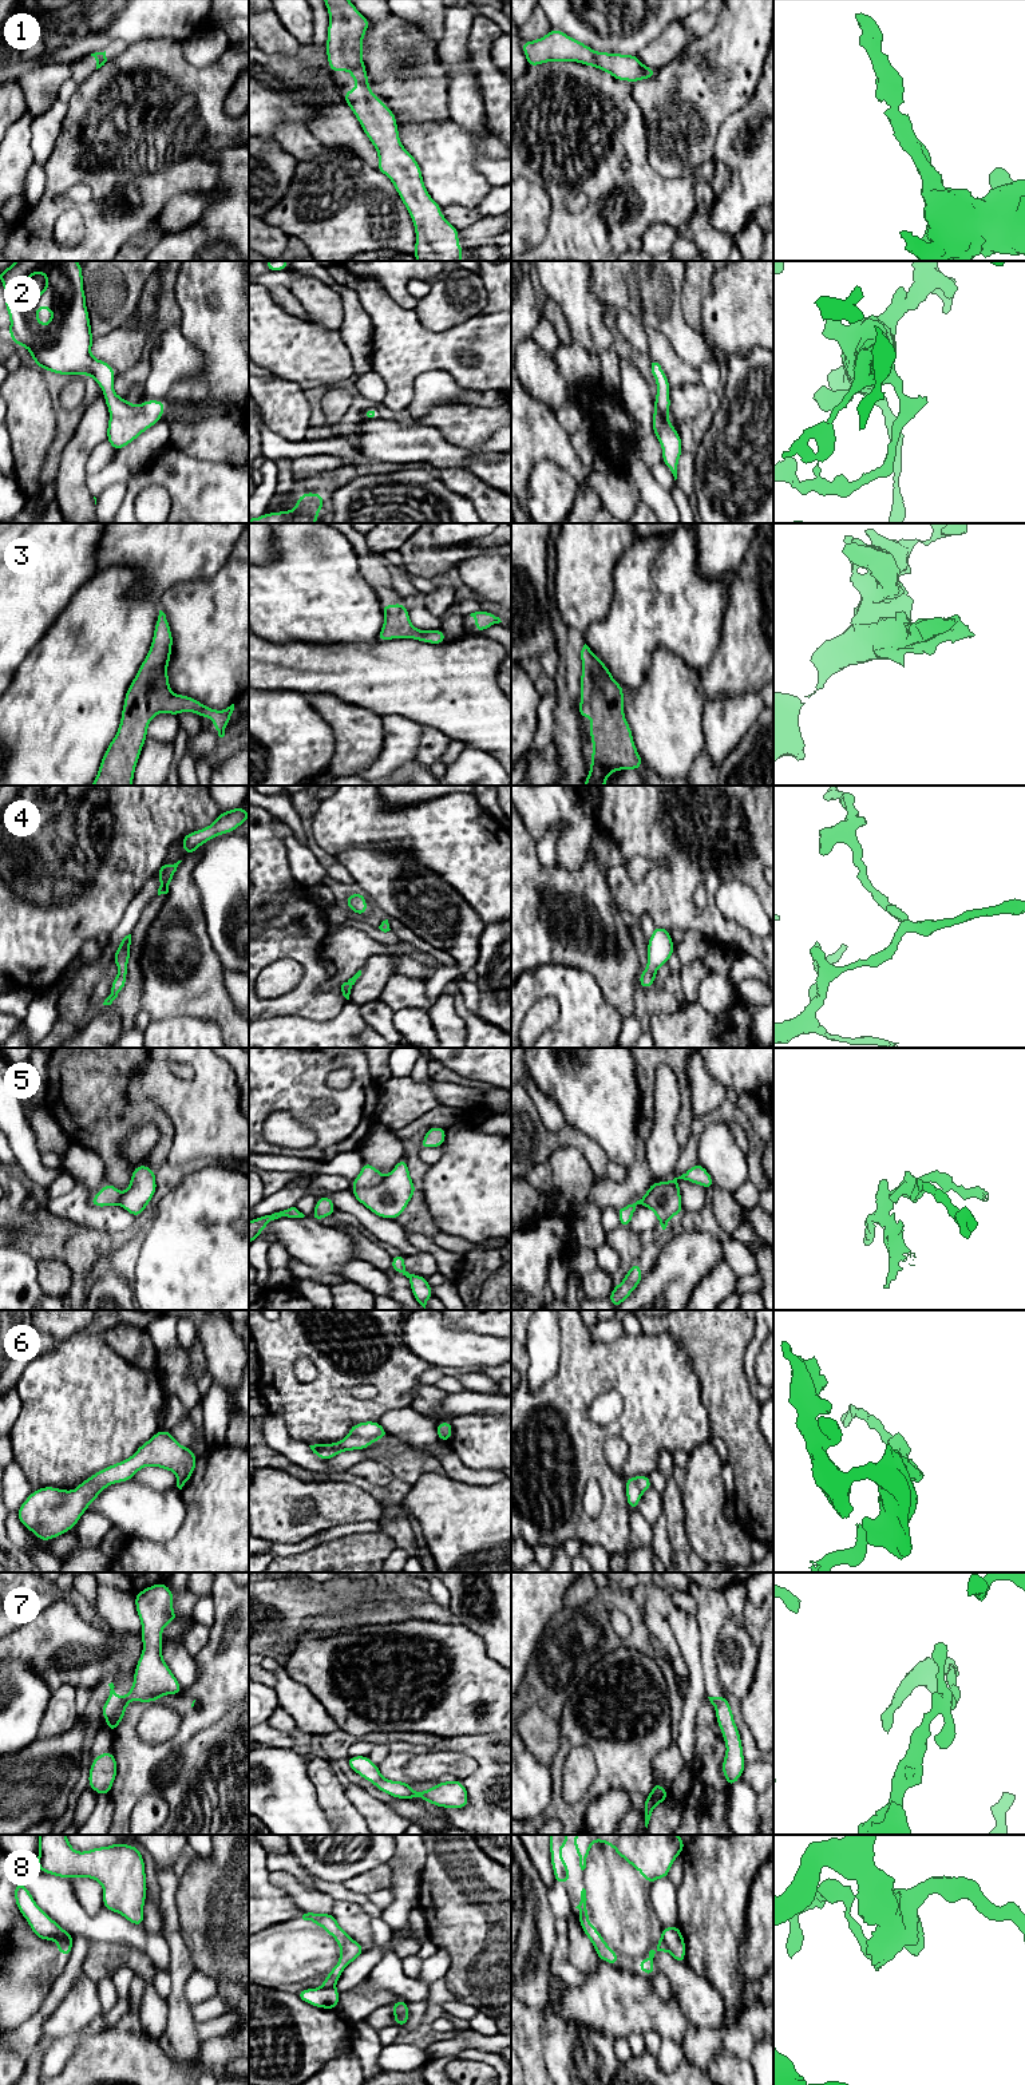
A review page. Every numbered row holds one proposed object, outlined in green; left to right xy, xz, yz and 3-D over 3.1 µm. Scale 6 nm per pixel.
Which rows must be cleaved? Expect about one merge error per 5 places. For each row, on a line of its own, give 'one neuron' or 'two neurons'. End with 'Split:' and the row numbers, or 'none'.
1: one neuron
2: one neuron
3: one neuron
4: one neuron
5: one neuron
6: one neuron
7: two neurons
8: two neurons
Split: 7, 8

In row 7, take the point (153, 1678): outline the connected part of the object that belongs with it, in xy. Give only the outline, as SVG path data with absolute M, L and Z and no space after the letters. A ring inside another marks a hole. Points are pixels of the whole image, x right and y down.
M165 1582L153 1584L135 1594L135 1607L142 1623L143 1651L136 1663L130 1692L106 1722L111 1733L123 1721L126 1706L131 1701L136 1700L147 1704L159 1701L161 1696L182 1693L182 1686L162 1655L163 1627L179 1618L173 1611L173 1602L173 1591Z

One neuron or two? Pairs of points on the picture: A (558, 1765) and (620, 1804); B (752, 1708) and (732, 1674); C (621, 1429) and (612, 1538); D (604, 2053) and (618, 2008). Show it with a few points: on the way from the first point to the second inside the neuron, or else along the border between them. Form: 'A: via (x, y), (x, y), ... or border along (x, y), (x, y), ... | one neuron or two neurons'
A: border along (625, 1789), (600, 1795), (585, 1818) | two neurons
B: border along (756, 1666), (750, 1690), (740, 1701) | two neurons
C: via (634, 1456), (634, 1464), (614, 1490), (614, 1511) | one neuron
D: border along (580, 2025), (594, 2028), (613, 2040) | two neurons

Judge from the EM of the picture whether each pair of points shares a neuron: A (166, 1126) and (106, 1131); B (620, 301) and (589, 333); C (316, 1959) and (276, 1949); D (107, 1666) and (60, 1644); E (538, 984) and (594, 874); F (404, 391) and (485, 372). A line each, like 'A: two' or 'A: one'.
A: one
B: two
C: one
D: one
E: two
F: one

